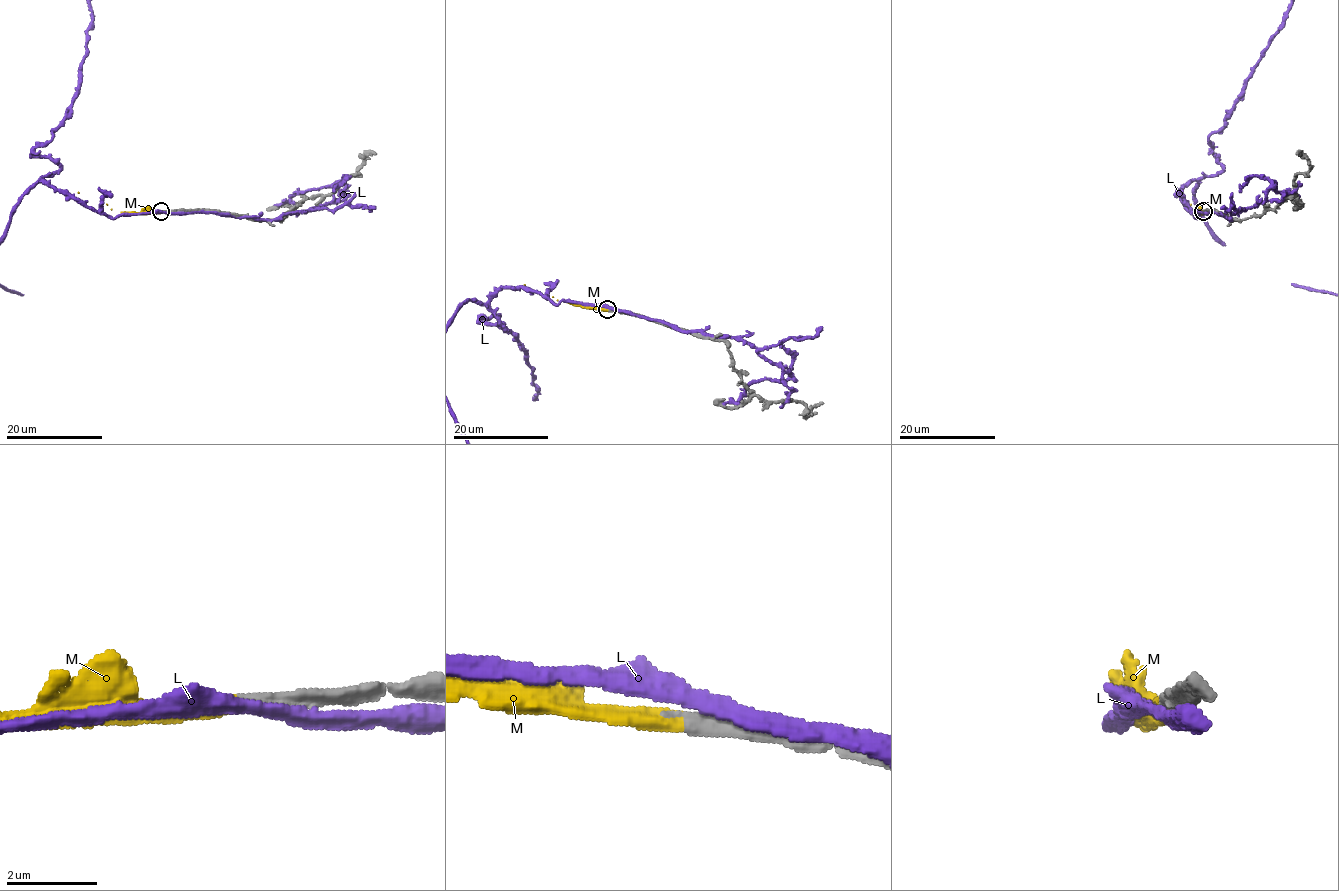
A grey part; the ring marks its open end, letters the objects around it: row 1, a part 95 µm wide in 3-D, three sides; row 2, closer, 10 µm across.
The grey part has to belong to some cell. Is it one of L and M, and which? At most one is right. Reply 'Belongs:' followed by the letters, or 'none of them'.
Belongs: M

